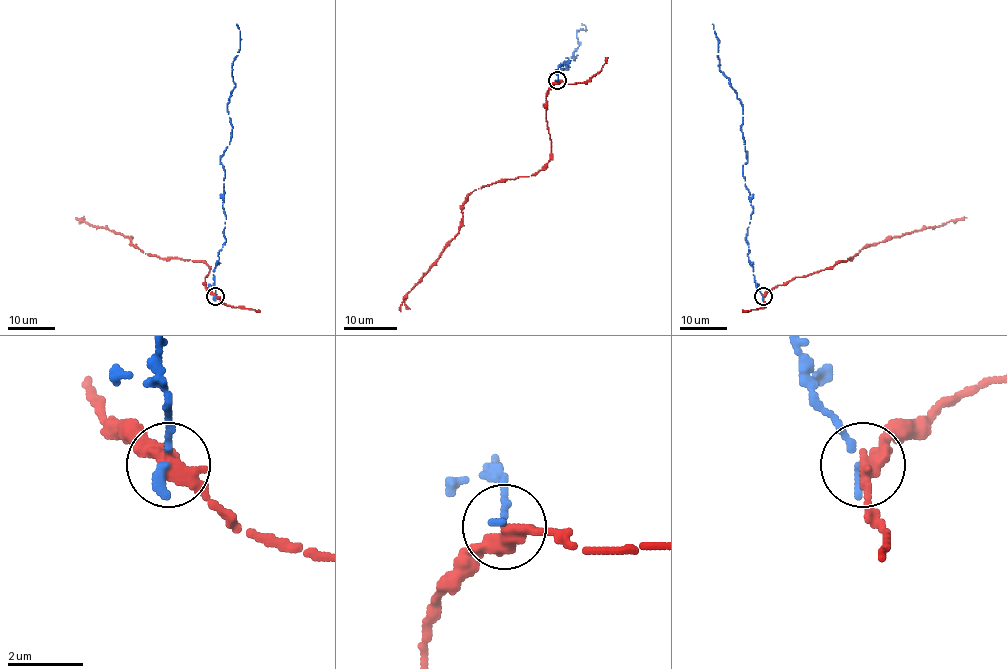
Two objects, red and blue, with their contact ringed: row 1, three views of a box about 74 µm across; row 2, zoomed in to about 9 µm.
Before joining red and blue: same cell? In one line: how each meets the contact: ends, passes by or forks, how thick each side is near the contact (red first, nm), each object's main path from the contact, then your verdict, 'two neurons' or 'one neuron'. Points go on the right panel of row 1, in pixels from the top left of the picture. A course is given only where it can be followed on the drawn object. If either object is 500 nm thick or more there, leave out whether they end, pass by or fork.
red passes by | blue ends | 400/280 nm | red via (762, 295), (796, 277), (832, 267), (852, 258), (865, 245), (966, 217) | blue via (762, 295), (747, 253), (753, 208), (742, 175), (747, 161), (742, 104), (719, 69), (712, 24) | two neurons

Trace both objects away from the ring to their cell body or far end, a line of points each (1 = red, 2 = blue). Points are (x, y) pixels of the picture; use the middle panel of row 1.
1: (558, 80), (546, 98), (551, 159), (529, 176), (496, 182), (468, 196), (457, 235), (407, 294), (400, 311)
2: (558, 80), (555, 69), (577, 55), (581, 23)

